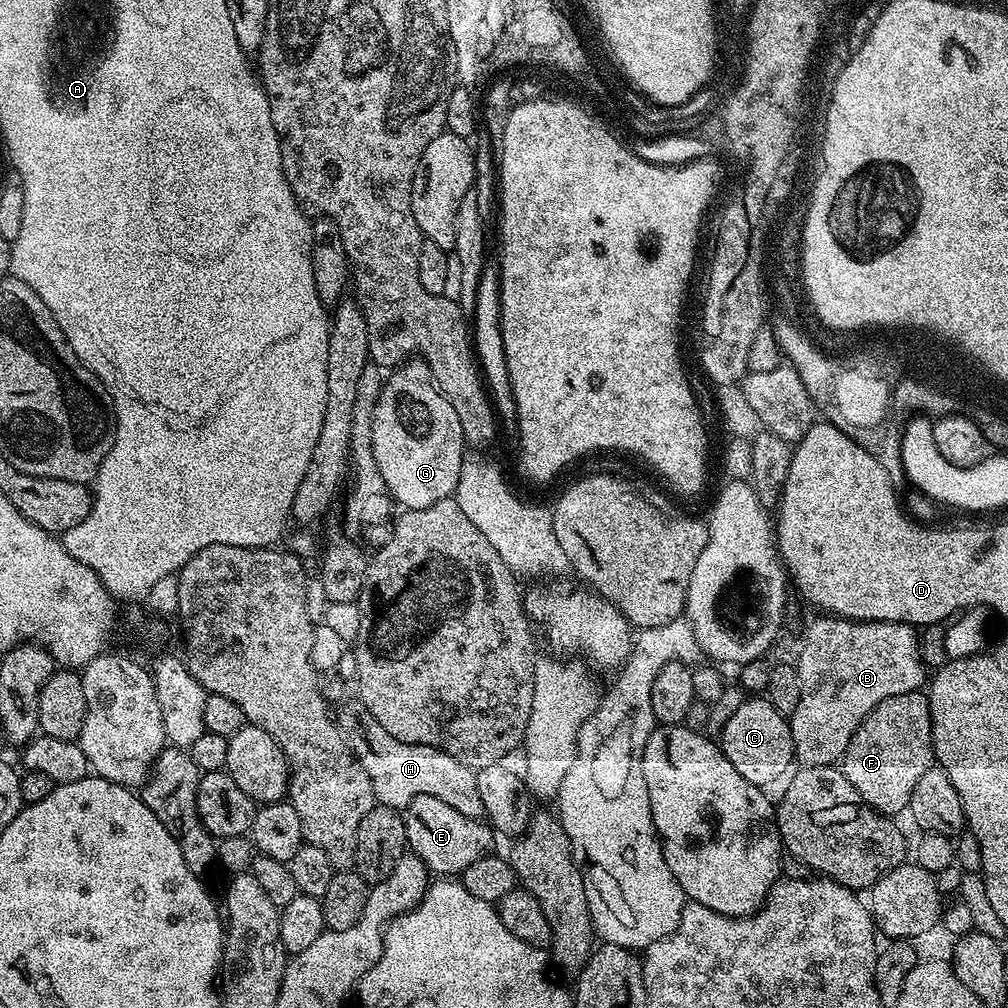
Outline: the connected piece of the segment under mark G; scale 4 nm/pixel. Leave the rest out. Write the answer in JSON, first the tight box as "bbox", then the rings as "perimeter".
{"bbox":[370,359,466,509],"perimeter":[[[409,359],[389,376],[392,377],[385,382],[384,389],[376,400],[376,409],[372,412],[372,425],[370,425],[378,470],[381,471],[387,491],[401,504],[399,506],[401,509],[434,506],[434,502],[449,499],[458,486],[458,478],[462,474],[462,466],[466,459],[462,422],[454,406],[430,379],[428,365],[423,360]]]}

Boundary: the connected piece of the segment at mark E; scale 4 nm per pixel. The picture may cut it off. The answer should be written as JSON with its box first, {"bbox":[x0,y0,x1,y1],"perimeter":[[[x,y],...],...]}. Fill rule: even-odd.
{"bbox":[403,796,494,878],"perimeter":[[[419,796],[408,803],[406,811],[403,813],[404,825],[406,826],[406,838],[408,848],[423,862],[429,873],[440,878],[456,878],[461,872],[470,866],[470,862],[478,862],[478,858],[489,855],[494,832],[487,823],[479,824],[476,818],[462,814],[459,808],[446,806],[442,798],[430,798],[429,796]]]}

